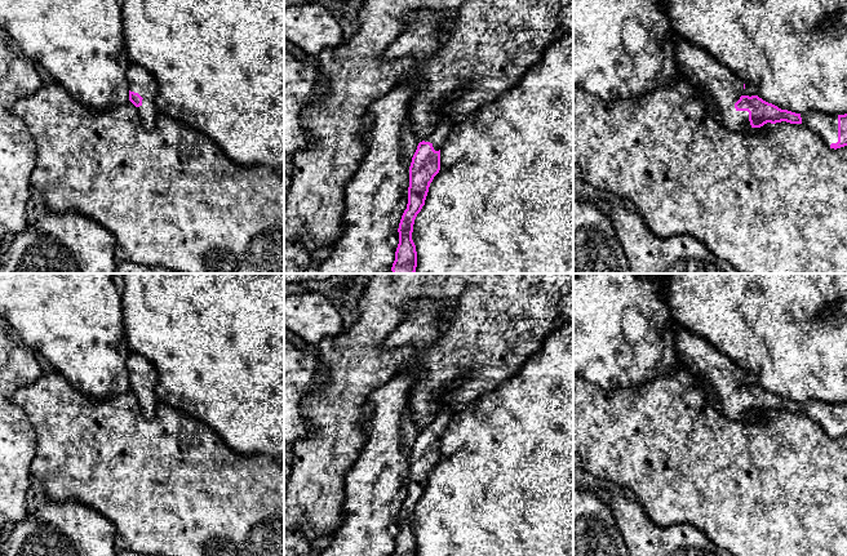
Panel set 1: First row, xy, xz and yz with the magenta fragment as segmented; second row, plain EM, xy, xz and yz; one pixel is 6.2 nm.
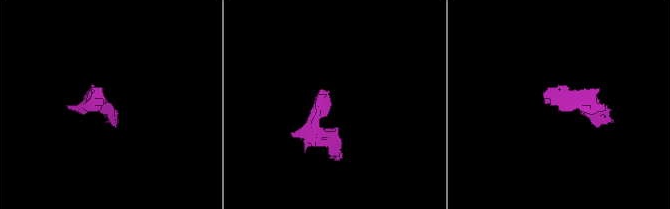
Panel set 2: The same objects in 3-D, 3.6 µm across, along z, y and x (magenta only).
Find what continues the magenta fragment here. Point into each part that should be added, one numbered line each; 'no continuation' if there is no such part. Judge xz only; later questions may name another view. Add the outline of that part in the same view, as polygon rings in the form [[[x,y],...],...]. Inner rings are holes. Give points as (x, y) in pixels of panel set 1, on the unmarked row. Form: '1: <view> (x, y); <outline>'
1: xz (438, 425); [[[443,408],[435,417],[431,418],[430,423],[424,430],[430,431],[434,439],[439,440],[447,430],[453,415],[454,414],[451,410]]]

